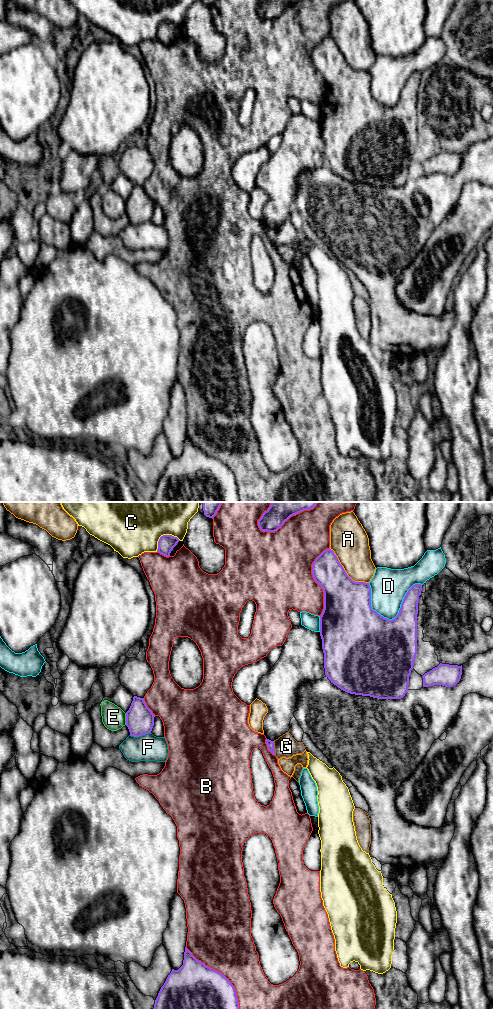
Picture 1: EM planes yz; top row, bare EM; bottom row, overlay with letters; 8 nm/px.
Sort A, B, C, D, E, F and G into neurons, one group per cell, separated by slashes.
A / B / C / D / E / F / G

